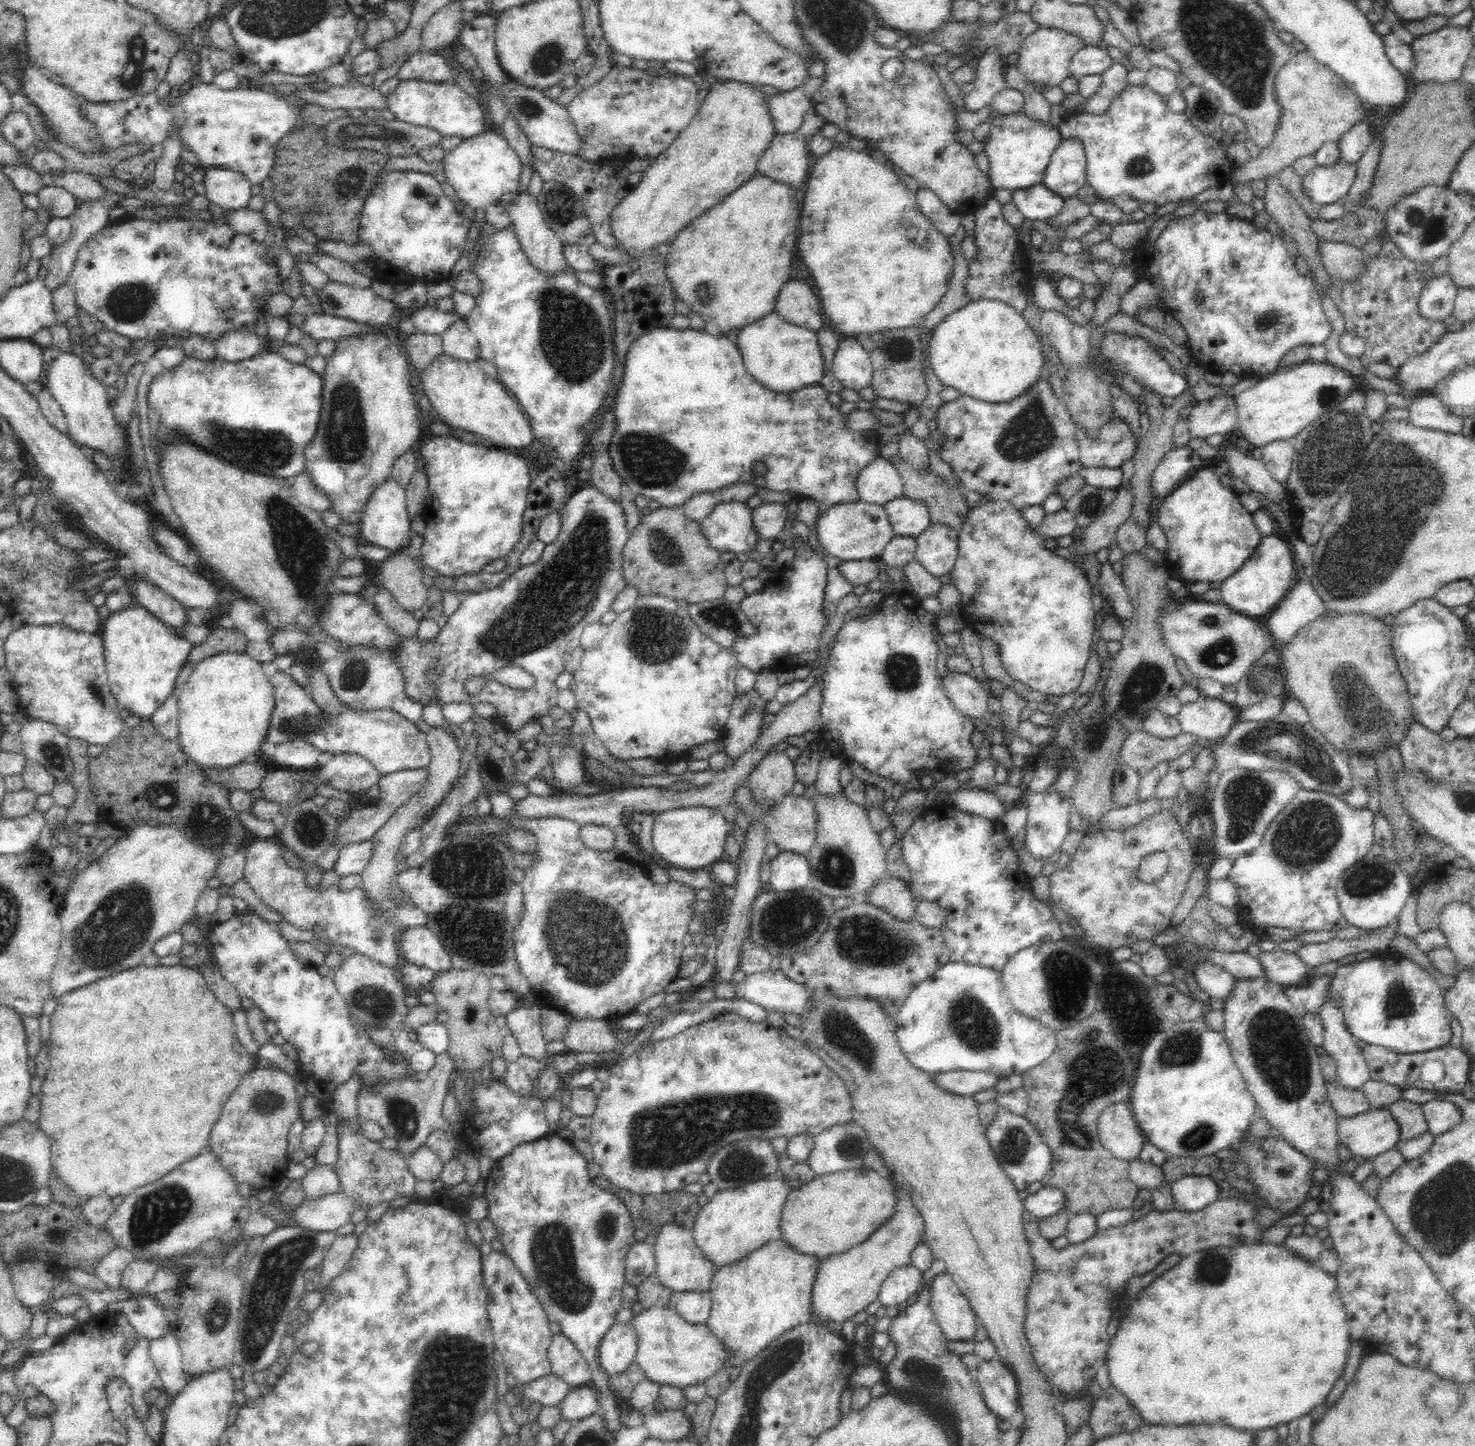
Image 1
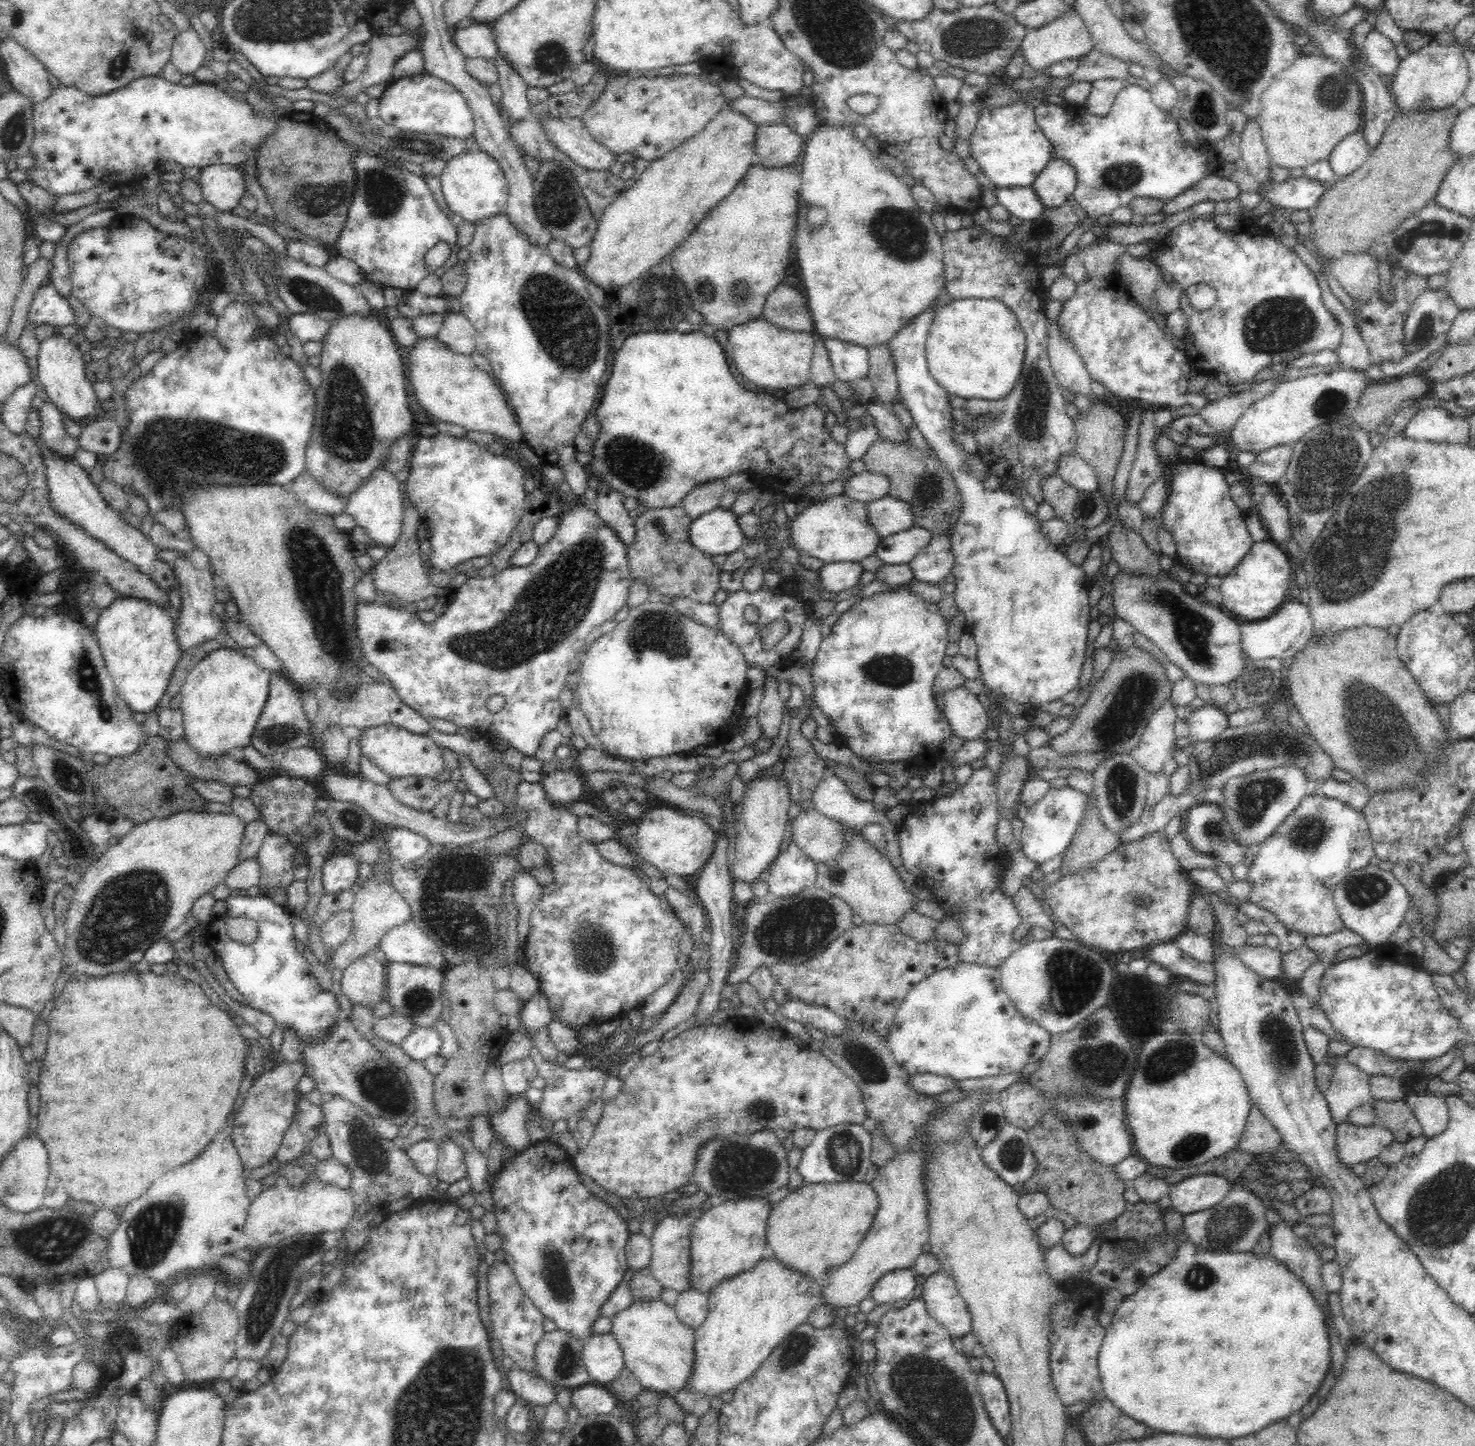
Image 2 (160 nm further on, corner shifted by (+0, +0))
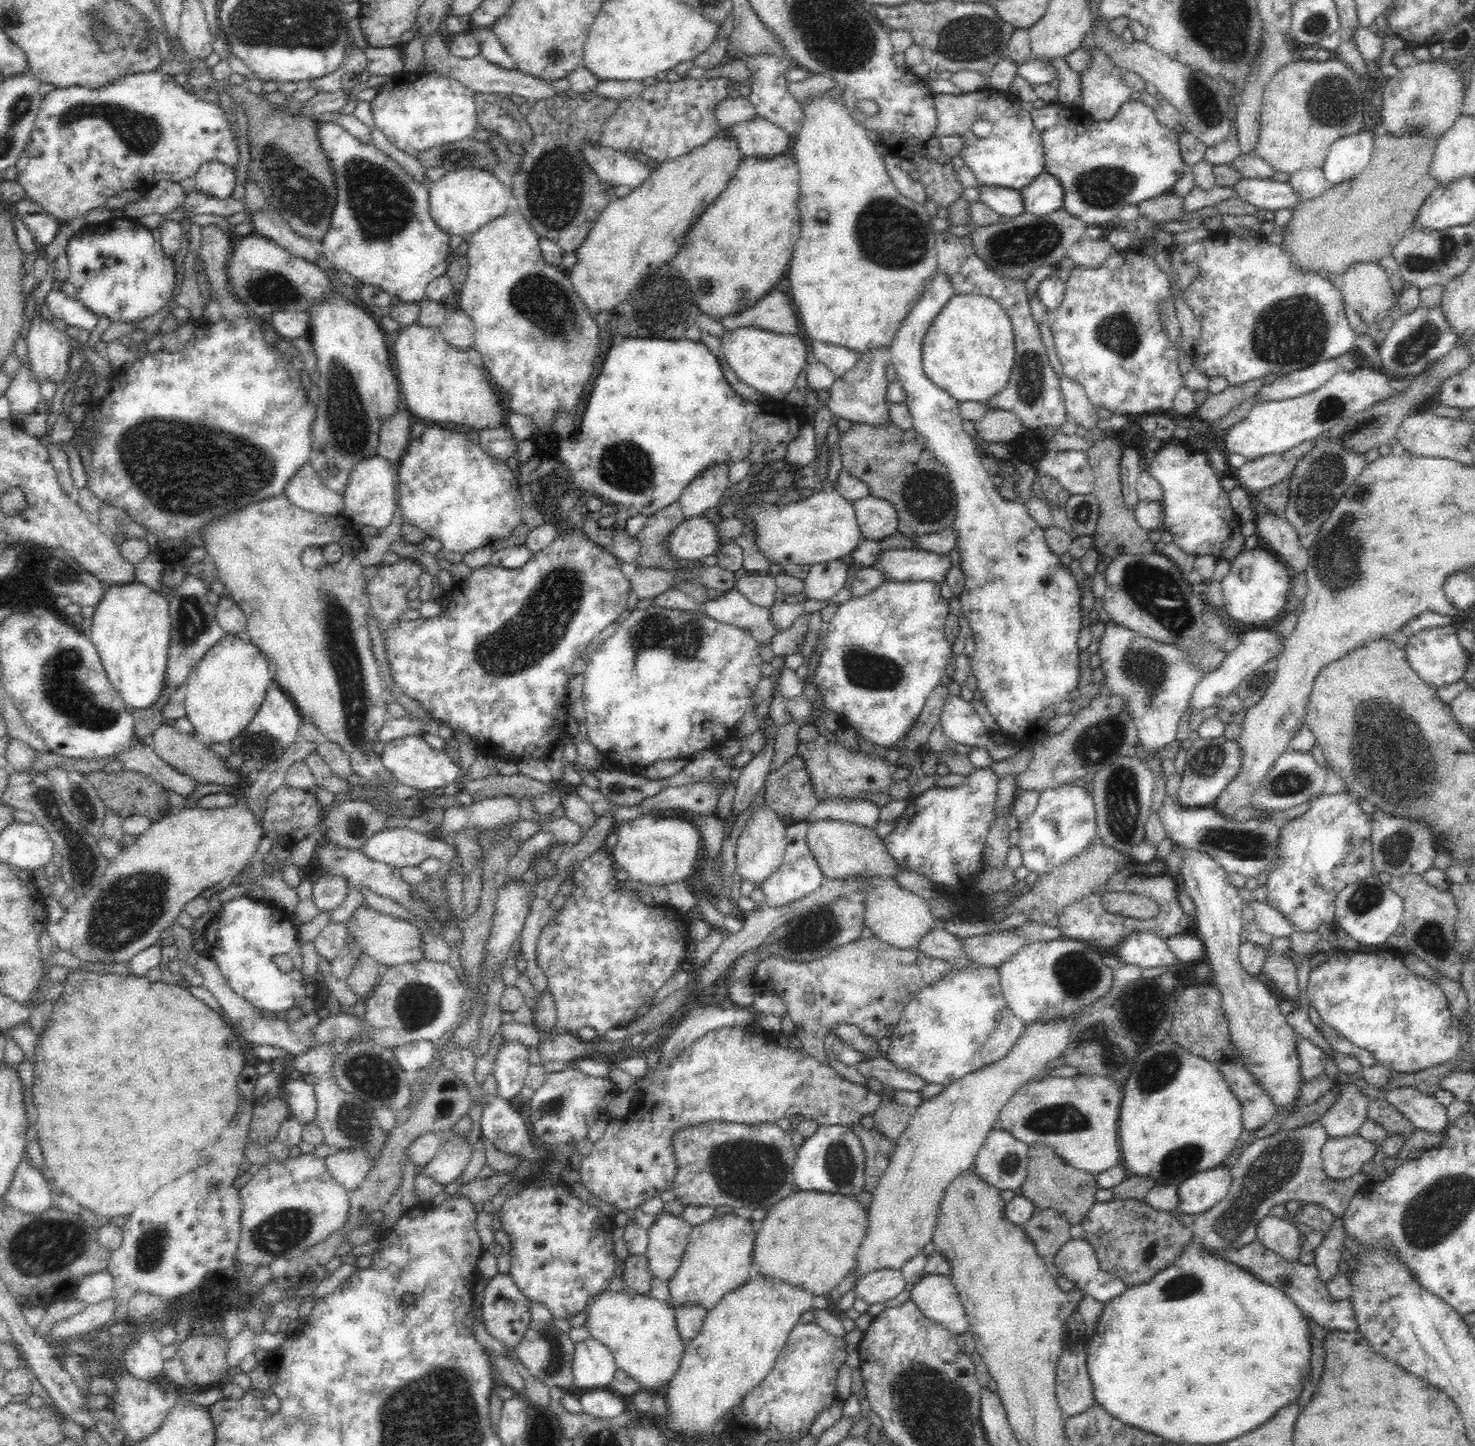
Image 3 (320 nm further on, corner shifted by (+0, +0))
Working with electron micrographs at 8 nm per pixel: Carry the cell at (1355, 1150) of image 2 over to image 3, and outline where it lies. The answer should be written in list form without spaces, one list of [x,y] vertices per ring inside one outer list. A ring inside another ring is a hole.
[[[1359,1134],[1329,1138],[1321,1152],[1324,1172],[1332,1180],[1361,1176],[1363,1164],[1373,1160],[1379,1149],[1380,1144],[1368,1142]]]

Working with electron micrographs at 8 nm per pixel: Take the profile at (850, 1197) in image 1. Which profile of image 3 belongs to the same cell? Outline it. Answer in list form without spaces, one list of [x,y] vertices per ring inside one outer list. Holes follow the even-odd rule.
[[[796,1190],[768,1208],[764,1219],[756,1226],[752,1246],[753,1275],[776,1279],[816,1296],[829,1296],[850,1270],[856,1268],[857,1250],[866,1236],[867,1228],[867,1214],[854,1196],[848,1198],[848,1195]]]

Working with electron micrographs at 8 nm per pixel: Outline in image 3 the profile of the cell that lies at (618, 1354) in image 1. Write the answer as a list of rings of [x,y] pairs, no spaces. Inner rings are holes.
[[[590,1337],[575,1343],[572,1352],[572,1383],[578,1388],[606,1388],[617,1371],[608,1347]]]

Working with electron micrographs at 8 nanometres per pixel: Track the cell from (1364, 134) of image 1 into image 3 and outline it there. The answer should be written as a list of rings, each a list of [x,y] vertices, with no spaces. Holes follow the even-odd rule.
[[[1366,129],[1331,144],[1322,167],[1330,186],[1346,182],[1364,171],[1372,158],[1373,138],[1374,133]]]

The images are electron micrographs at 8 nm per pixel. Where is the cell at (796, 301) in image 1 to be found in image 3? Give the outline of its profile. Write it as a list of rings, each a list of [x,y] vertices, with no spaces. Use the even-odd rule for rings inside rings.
[[[772,290],[756,305],[736,314],[718,318],[726,330],[756,327],[765,331],[794,335],[801,334],[801,323],[794,304],[780,290]]]

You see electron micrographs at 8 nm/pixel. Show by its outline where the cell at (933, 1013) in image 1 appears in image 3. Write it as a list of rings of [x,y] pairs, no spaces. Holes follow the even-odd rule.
[[[976,964],[968,967],[965,972],[948,973],[944,979],[920,990],[910,1000],[910,1004],[904,1008],[900,1022],[891,1036],[892,1044],[887,1051],[888,1061],[906,1072],[920,1076],[926,1084],[947,1085],[978,1068],[1004,1059],[1016,1040],[1019,1040],[1018,1036],[1025,1024],[1008,1009],[998,969]]]

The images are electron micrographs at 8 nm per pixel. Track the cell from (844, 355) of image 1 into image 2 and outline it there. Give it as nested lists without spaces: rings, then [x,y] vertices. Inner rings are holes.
[[[823,339],[823,341],[838,380],[854,382],[858,376],[866,376],[869,373],[869,352],[866,347],[838,339]]]

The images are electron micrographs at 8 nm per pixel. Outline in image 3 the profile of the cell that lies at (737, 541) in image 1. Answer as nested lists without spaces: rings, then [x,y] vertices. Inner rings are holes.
[[[700,515],[684,519],[665,541],[665,552],[675,560],[698,562],[705,556],[714,555],[718,550],[720,538],[715,525]]]

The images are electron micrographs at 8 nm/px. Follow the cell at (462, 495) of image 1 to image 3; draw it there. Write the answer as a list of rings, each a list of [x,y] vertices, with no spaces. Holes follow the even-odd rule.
[[[438,426],[424,428],[420,437],[411,438],[408,444],[395,465],[398,508],[405,522],[420,528],[428,537],[441,541],[444,550],[463,555],[507,538],[520,525],[525,508],[520,483],[516,470],[510,470],[504,461],[492,459],[478,444],[470,442],[466,434],[448,432]]]

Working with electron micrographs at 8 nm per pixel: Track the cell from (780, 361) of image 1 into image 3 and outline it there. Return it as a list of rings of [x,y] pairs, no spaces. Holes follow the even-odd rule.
[[[742,327],[729,330],[722,336],[721,352],[724,354],[726,363],[739,380],[757,392],[762,392],[774,400],[785,400],[786,395],[794,388],[800,370],[806,366],[806,344],[802,334],[780,334],[756,327]]]

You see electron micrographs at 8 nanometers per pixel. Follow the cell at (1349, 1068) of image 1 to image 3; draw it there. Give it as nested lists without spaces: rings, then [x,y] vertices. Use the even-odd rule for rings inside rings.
[[[1355,1083],[1341,1085],[1337,1101],[1319,1119],[1329,1138],[1358,1135],[1360,1126],[1367,1120],[1369,1101]]]

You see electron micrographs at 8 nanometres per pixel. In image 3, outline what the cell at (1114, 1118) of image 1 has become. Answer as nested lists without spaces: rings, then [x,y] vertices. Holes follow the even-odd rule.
[[[1048,1074],[1036,1077],[1020,1087],[1000,1112],[998,1126],[1029,1147],[1046,1145],[1070,1165],[1088,1174],[1097,1175],[1121,1163],[1121,1148],[1118,1138],[1118,1120],[1123,1098],[1123,1085],[1109,1076],[1078,1074],[1062,1077]]]

